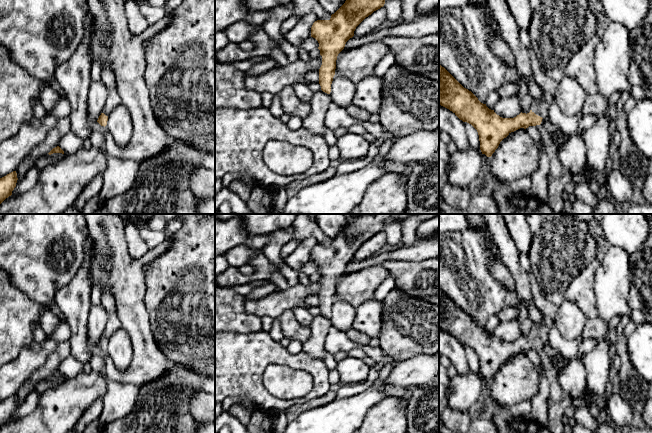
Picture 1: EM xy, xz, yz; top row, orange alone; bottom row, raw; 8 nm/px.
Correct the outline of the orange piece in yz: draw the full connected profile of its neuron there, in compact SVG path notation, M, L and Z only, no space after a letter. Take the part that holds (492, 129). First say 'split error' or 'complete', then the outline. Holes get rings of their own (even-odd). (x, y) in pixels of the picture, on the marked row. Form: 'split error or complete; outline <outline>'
split error; outline M532 57L531 70L535 82L542 91L540 99L534 99L529 113L514 118L502 118L468 89L464 88L439 63L439 105L452 111L460 120L471 124L478 132L482 154L491 157L500 142L511 132L520 128L540 125L548 117L549 108L555 100L558 82L548 77L536 57Z

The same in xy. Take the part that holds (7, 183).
complete; outline M13 171L6 176L0 178L0 204L9 196L12 195L12 191L16 187L17 173Z

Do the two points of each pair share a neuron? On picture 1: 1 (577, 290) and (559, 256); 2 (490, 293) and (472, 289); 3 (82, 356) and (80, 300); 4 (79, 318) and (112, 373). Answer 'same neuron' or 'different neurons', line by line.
1: different neurons
2: same neuron
3: same neuron
4: different neurons

